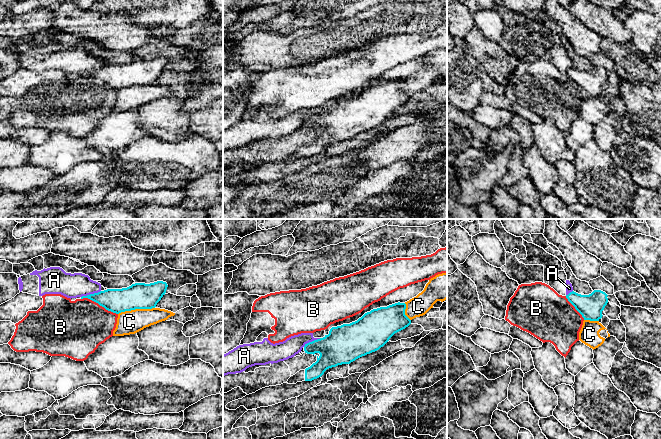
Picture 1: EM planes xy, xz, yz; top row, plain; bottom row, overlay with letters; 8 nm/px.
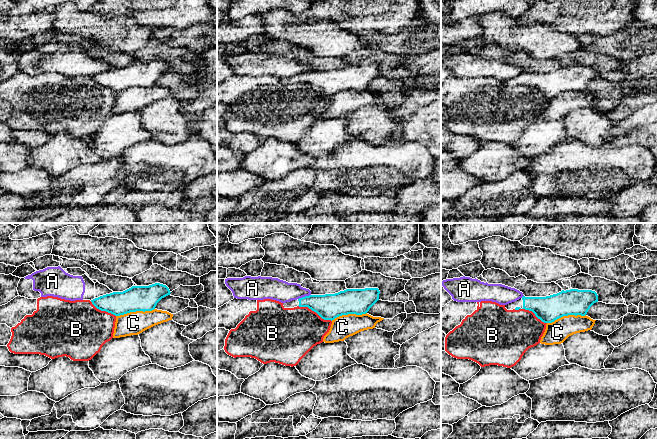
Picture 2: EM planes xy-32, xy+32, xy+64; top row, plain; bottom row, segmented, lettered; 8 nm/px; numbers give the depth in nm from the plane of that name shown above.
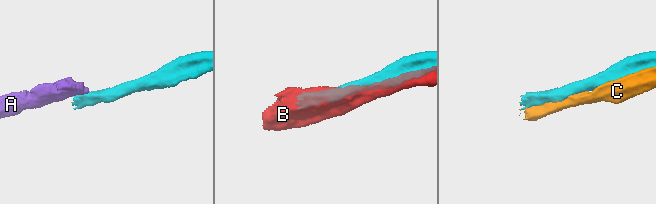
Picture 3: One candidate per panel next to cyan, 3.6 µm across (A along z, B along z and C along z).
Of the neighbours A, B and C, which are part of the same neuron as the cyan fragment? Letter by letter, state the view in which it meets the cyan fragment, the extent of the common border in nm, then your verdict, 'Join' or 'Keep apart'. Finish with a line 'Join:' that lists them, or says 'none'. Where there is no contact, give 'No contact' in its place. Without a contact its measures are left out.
A: Touches cyan in xy. Shared border 170 nm. Keep apart
B: Touches cyan in xy. Shared border 320 nm. Keep apart
C: Touches cyan in xy. Shared border 300 nm. Keep apart
Join: none

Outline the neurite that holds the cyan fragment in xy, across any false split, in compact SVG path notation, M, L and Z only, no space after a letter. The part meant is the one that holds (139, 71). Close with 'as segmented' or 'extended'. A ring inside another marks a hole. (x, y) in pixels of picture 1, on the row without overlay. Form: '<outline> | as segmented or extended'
M157 57L150 60L135 59L127 64L107 65L98 69L82 72L88 74L106 86L119 90L135 85L152 85L165 71L167 59Z | as segmented

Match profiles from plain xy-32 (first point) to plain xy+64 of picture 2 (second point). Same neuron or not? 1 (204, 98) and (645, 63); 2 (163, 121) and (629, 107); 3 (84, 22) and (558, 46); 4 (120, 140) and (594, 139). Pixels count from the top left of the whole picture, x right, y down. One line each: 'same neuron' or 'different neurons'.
1: same neuron
2: different neurons
3: same neuron
4: different neurons

